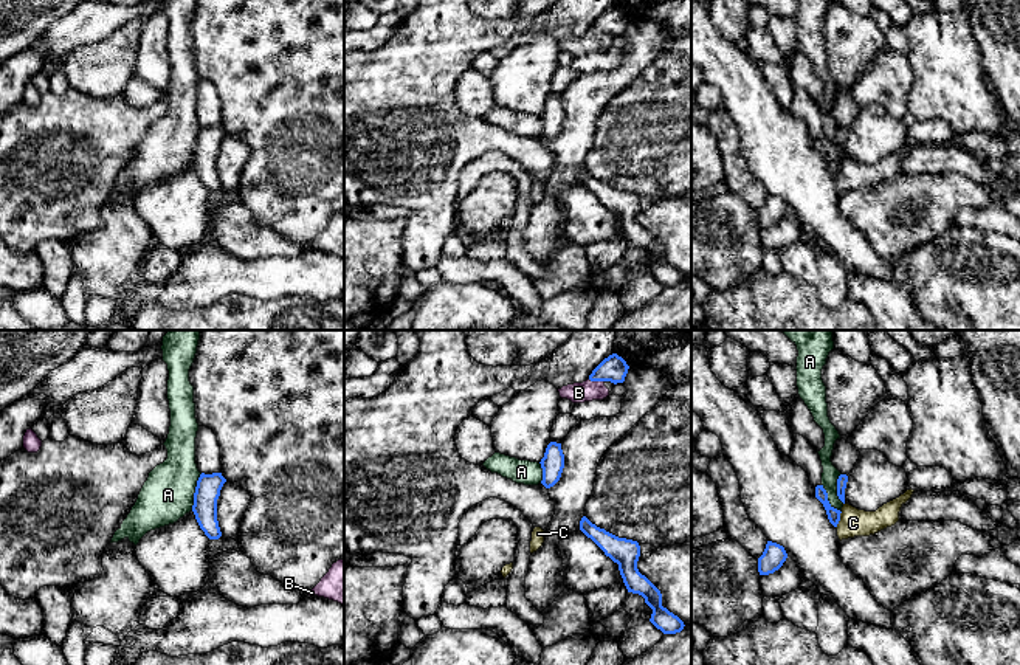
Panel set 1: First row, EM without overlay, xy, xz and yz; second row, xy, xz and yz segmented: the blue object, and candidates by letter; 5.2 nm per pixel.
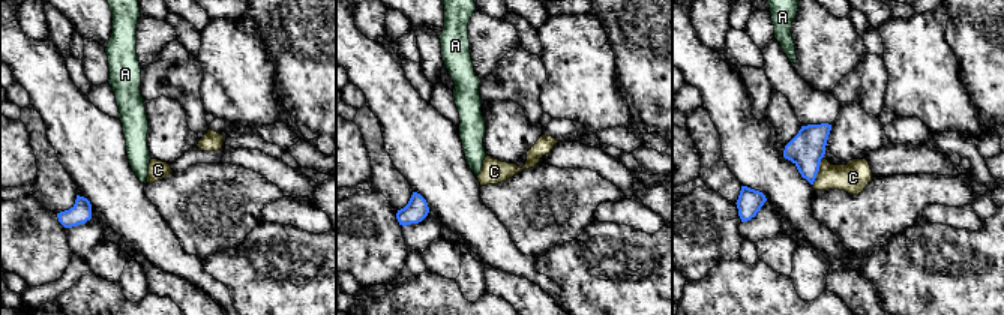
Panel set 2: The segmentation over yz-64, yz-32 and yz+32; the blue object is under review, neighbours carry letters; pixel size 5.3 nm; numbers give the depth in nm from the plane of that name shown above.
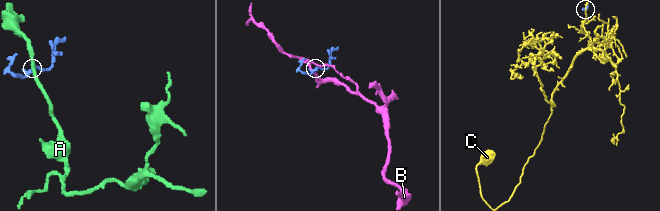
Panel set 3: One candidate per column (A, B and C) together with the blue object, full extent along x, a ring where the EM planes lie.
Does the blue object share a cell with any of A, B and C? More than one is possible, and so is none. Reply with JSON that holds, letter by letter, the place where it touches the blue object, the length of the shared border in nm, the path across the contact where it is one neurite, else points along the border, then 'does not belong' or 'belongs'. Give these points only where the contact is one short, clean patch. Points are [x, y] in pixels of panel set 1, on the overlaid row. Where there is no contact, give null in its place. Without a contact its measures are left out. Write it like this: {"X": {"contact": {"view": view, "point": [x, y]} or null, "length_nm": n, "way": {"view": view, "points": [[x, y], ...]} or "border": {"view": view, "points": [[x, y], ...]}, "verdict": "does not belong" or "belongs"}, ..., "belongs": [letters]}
{"A": {"contact": {"view": "xy", "point": [196, 492]}, "length_nm": 200, "border": {"view": "xy", "points": [[202, 473], [191, 509]]}, "verdict": "does not belong"}, "B": {"contact": {"view": "xz", "point": [596, 380]}, "length_nm": 90, "border": {"view": "xz", "points": [[588, 379], [603, 382]]}, "verdict": "does not belong"}, "C": {"contact": {"view": "yz", "point": [839, 520]}, "length_nm": 90, "border": {"view": "yz", "points": [[842, 512], [836, 527]]}, "verdict": "does not belong"}, "belongs": []}

